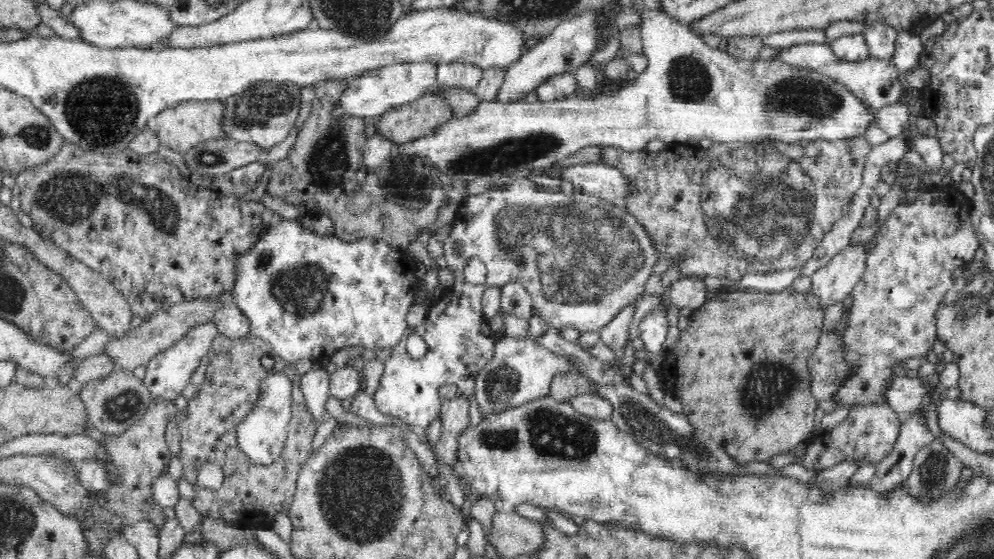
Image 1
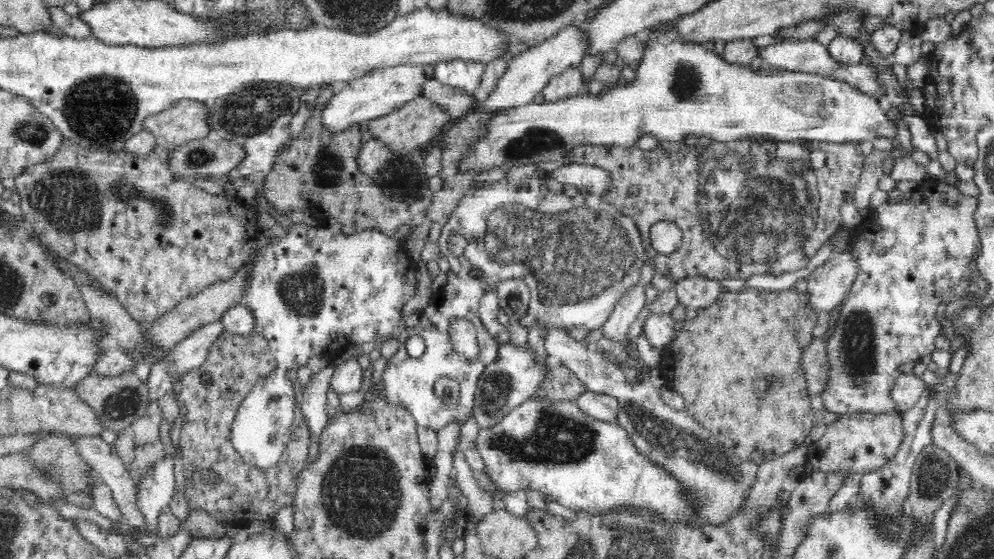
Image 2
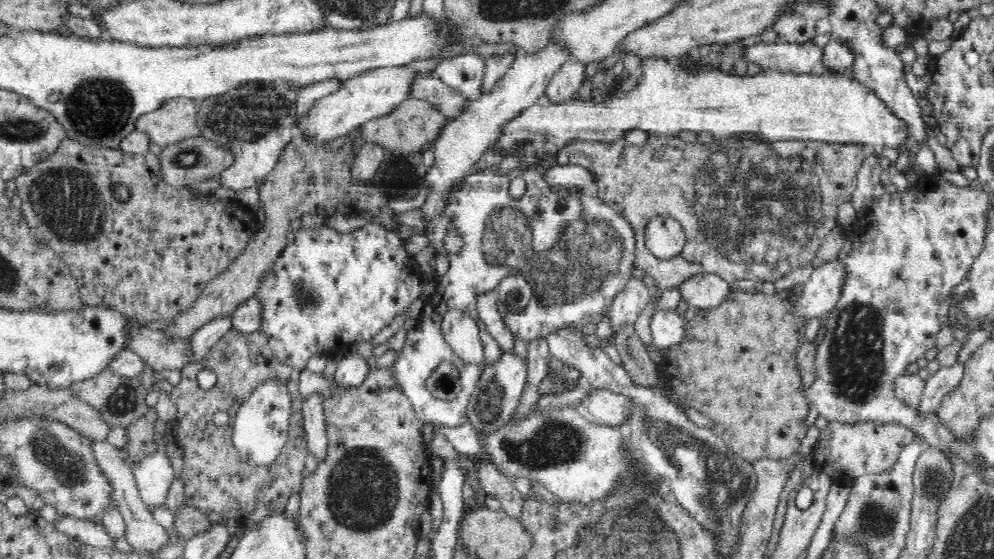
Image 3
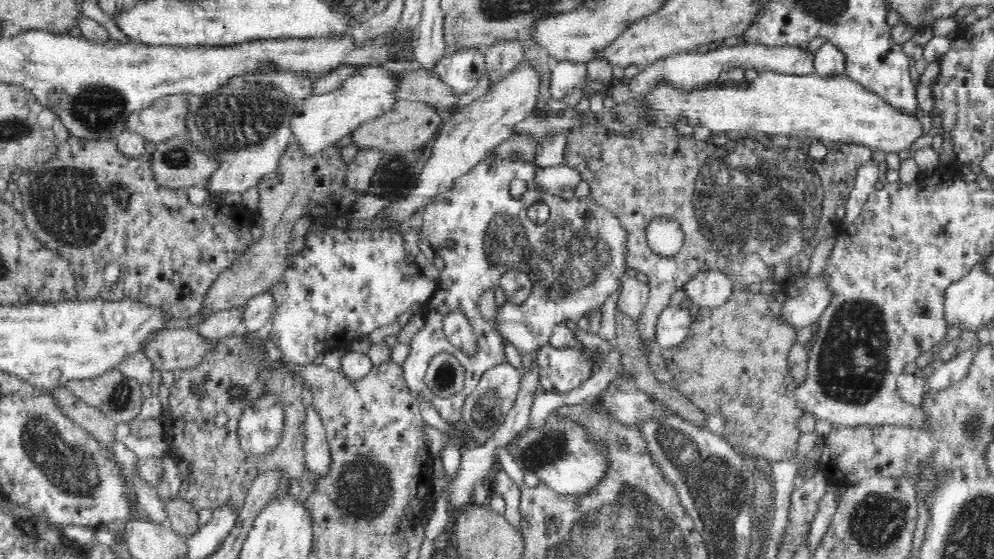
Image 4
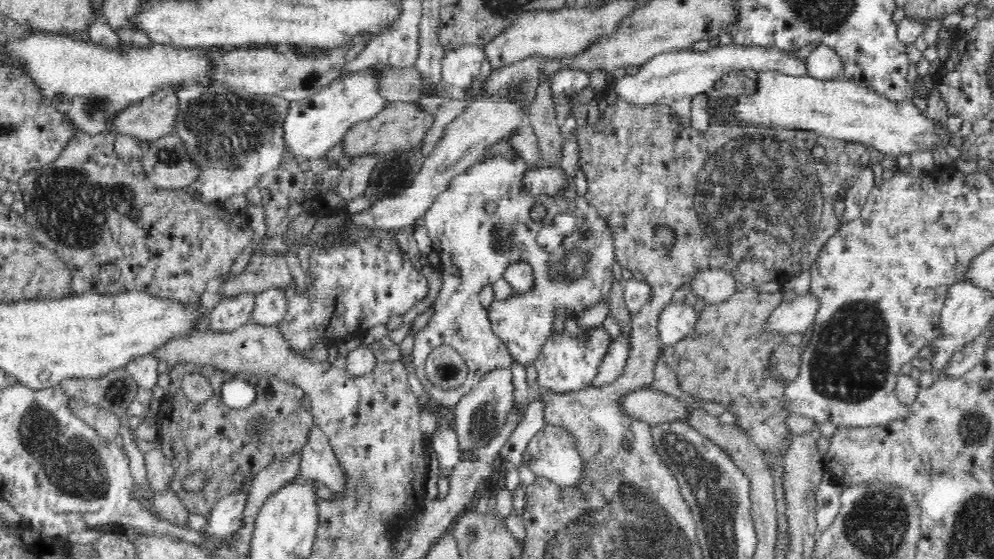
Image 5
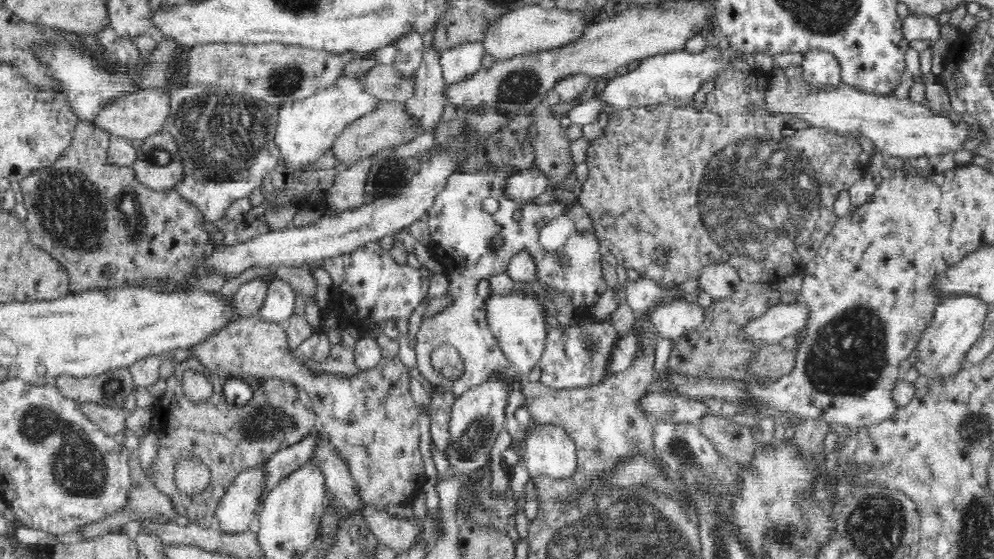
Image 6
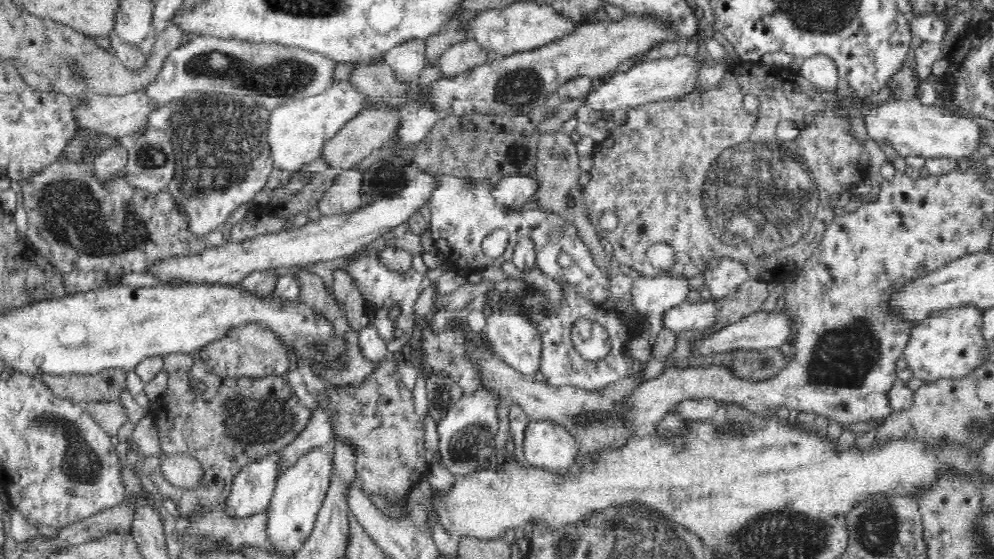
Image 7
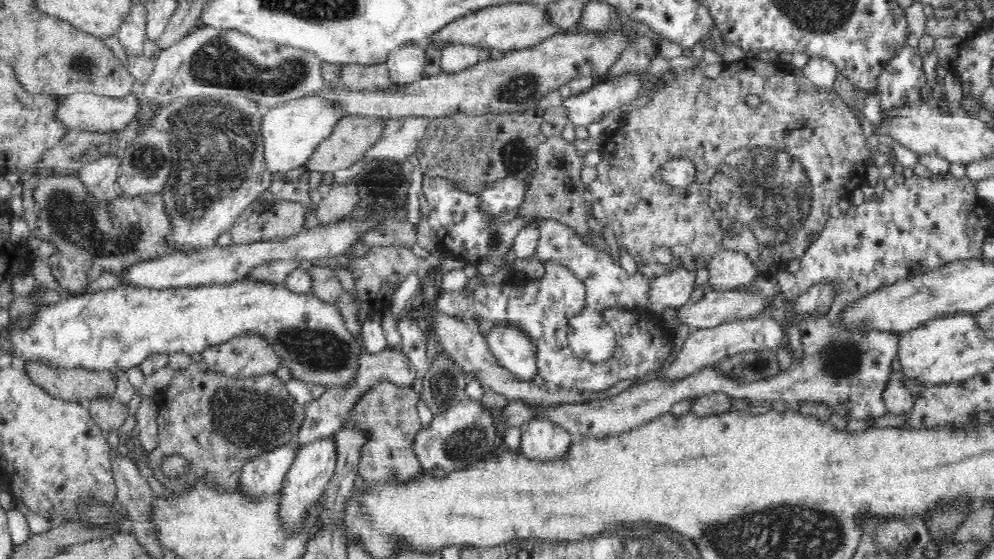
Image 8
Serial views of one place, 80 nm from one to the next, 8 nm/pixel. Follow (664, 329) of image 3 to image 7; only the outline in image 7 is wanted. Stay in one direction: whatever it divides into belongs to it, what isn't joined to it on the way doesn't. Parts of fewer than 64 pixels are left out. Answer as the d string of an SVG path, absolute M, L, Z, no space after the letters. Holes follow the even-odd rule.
M711 295L706 302L690 303L685 301L680 306L674 306L664 314L663 327L668 328L677 336L692 329L710 328L718 322L716 314L720 312L720 299Z

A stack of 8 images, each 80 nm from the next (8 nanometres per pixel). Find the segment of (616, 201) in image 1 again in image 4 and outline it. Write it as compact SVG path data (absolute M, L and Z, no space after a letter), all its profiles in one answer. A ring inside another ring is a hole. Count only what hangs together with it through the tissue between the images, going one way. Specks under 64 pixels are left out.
M566 165L539 168L534 172L536 191L553 195L558 195L562 189L567 188L574 191L582 181L582 176Z

